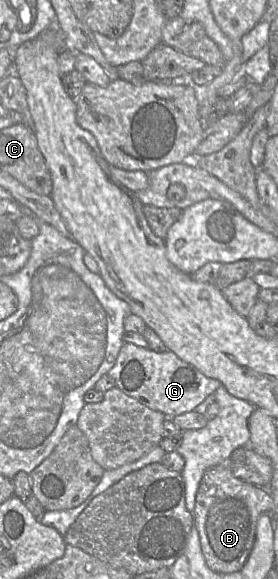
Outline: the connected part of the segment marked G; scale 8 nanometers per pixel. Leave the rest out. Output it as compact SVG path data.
M125 342L114 366L107 374L114 379L115 386L126 395L169 418L194 411L196 406L222 385L219 380L206 377L170 350L155 352L148 347L142 348Z

